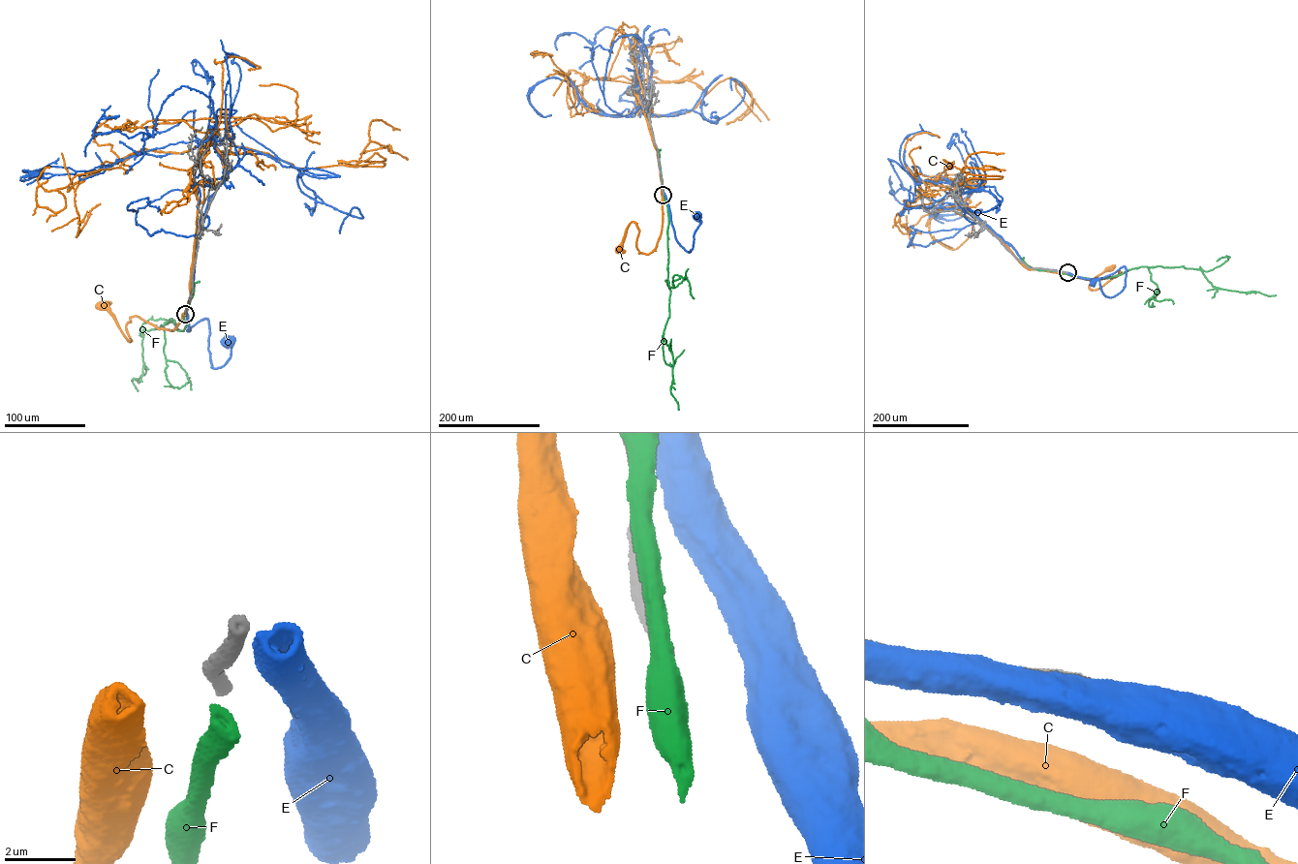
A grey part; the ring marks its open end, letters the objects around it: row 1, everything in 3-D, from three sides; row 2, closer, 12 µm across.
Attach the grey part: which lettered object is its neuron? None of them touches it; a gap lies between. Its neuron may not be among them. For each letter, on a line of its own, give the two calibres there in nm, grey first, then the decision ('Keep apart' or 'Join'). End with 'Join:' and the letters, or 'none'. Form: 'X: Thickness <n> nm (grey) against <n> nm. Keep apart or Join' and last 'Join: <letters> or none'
C: Thickness 360 nm (grey) against 900 nm. Keep apart
E: Thickness 360 nm (grey) against 700 nm. Keep apart
F: Thickness 360 nm (grey) against 480 nm. Keep apart
Join: none

